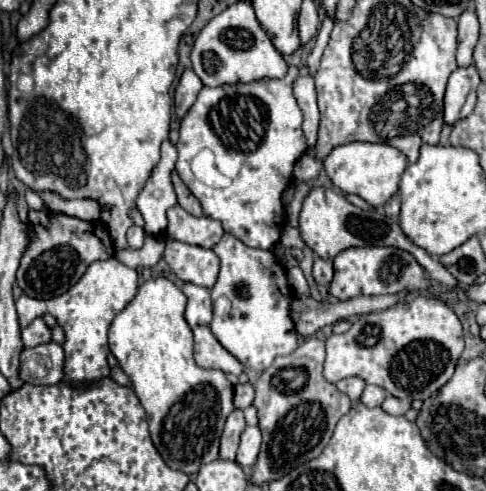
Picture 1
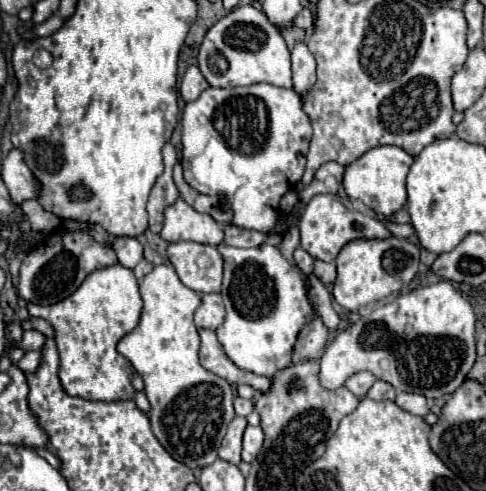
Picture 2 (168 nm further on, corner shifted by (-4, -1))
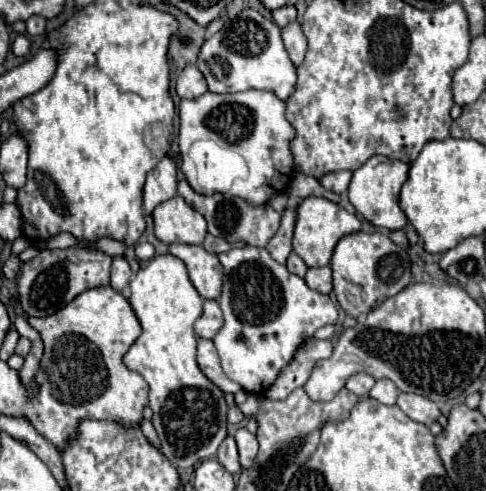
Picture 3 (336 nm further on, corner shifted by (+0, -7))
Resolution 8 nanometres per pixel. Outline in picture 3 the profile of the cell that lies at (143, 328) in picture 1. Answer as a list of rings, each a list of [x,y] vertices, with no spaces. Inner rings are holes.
[[[166,253],[152,257],[146,267],[142,267],[136,277],[130,281],[130,305],[142,325],[142,335],[134,341],[130,351],[124,355],[124,365],[130,371],[140,373],[150,385],[150,409],[154,411],[154,429],[162,443],[162,455],[174,467],[194,467],[204,459],[216,455],[218,445],[226,437],[226,401],[224,393],[200,371],[196,363],[196,335],[194,321],[202,315],[204,299],[194,289],[188,279],[186,265],[182,259]]]

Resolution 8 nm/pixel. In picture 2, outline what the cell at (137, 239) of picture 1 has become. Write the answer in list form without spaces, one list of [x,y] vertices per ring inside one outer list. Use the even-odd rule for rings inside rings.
[[[118,237],[114,243],[112,243],[112,249],[116,251],[118,255],[118,263],[124,265],[124,267],[130,267],[134,269],[136,263],[140,263],[142,259],[142,243],[134,237]]]

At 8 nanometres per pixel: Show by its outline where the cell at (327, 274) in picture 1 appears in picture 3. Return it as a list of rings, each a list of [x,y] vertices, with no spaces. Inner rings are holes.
[[[316,267],[316,269],[308,269],[306,277],[304,277],[306,285],[318,293],[328,295],[332,291],[332,269],[326,267]]]

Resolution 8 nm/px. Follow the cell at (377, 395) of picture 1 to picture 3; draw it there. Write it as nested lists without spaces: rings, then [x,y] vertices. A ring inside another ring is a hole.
[[[380,379],[370,391],[370,397],[384,403],[384,405],[394,405],[398,397],[398,387],[390,379]]]

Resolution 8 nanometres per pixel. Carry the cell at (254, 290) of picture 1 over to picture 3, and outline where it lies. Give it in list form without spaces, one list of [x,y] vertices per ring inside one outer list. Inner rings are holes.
[[[246,245],[220,253],[218,257],[224,267],[224,289],[218,299],[220,309],[224,311],[224,325],[214,337],[214,347],[218,351],[226,377],[240,383],[242,389],[248,393],[264,395],[278,377],[278,373],[286,367],[286,363],[290,363],[298,347],[306,339],[310,339],[316,329],[336,323],[338,309],[328,295],[312,291],[304,279],[292,275],[282,263],[274,261],[266,249]]]

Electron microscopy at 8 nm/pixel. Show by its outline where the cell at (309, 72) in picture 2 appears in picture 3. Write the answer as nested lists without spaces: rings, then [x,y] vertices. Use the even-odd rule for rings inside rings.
[[[294,21],[294,23],[288,23],[286,27],[282,27],[282,39],[284,39],[286,51],[292,59],[292,63],[298,67],[304,59],[304,53],[306,53],[306,37],[302,33],[300,23]]]

